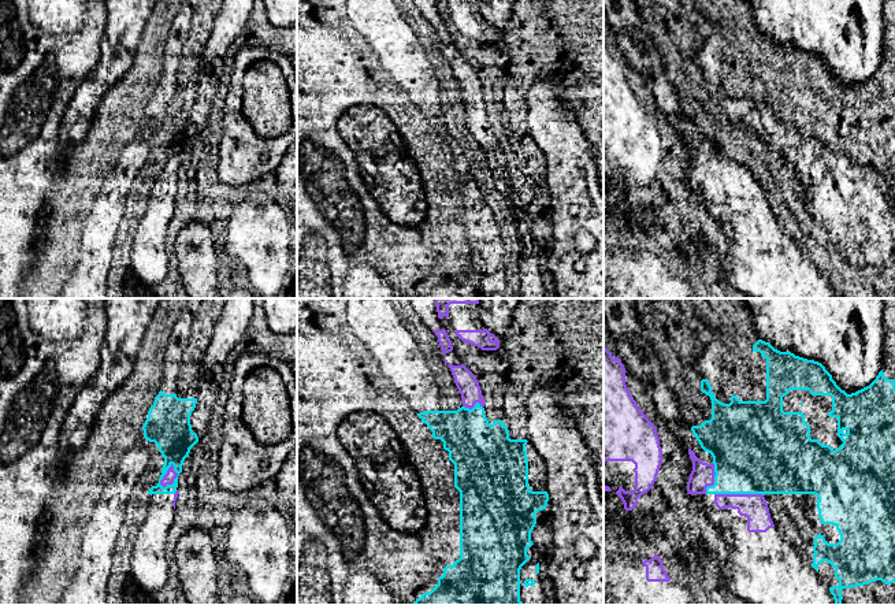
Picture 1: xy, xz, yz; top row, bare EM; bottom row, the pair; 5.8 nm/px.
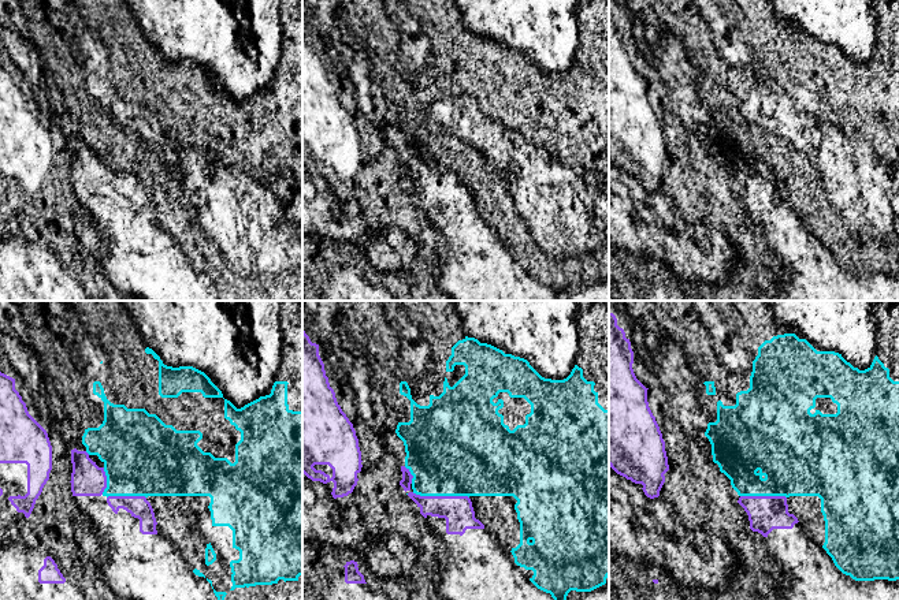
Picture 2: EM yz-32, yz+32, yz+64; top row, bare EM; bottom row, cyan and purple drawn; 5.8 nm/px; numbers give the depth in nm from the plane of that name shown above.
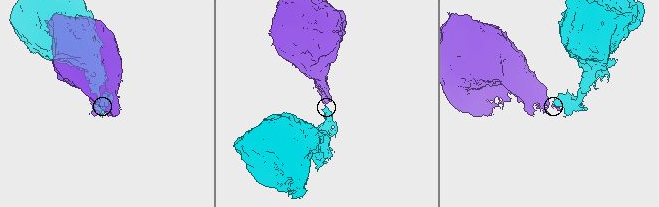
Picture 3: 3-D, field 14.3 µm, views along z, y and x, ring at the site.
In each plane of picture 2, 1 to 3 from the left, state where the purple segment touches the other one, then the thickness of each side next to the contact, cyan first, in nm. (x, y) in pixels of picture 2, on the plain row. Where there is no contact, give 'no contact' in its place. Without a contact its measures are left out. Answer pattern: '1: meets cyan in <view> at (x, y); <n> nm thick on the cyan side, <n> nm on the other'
1: meets cyan in yz-32 at (126, 189); 460 nm thick on the cyan side, 120 nm on the other
2: meets cyan in yz+32 at (441, 189); 500 nm thick on the cyan side, 180 nm on the other
3: meets cyan in yz+64 at (764, 189); 360 nm thick on the cyan side, 200 nm on the other

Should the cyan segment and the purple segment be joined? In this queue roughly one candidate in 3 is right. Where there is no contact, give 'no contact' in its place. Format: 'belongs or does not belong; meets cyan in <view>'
does not belong; meets cyan in xy

